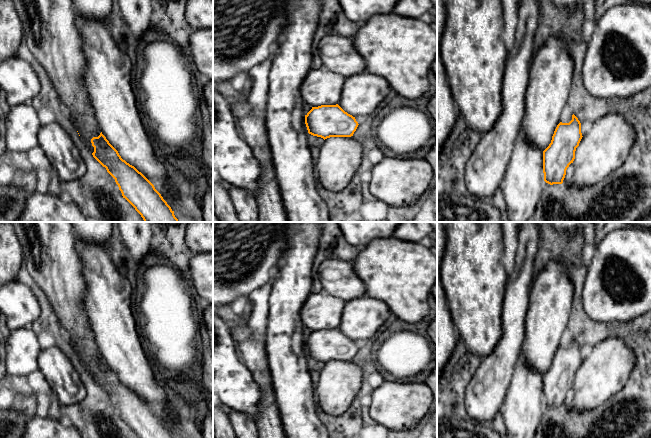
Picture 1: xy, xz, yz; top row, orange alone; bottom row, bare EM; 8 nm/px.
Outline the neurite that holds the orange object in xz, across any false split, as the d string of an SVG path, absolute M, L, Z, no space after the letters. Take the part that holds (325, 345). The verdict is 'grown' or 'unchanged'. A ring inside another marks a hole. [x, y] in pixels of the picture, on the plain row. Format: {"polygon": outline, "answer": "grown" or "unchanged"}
{"polygon": "M366 294L346 302L338 328L312 331L305 339L308 357L324 364L353 360L359 349L355 342L375 339L391 314L385 302Z", "answer": "grown"}

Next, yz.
{"polygon": "M571 260L549 261L533 281L531 302L526 315L525 337L521 351L529 367L543 376L544 405L550 409L563 407L566 394L573 387L576 372L583 361L581 347L574 338L569 347L560 345L574 298L574 285L570 278L573 268L575 266Z", "answer": "grown"}

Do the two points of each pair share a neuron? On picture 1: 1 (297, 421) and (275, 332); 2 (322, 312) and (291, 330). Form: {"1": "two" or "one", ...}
{"1": "one", "2": "two"}

